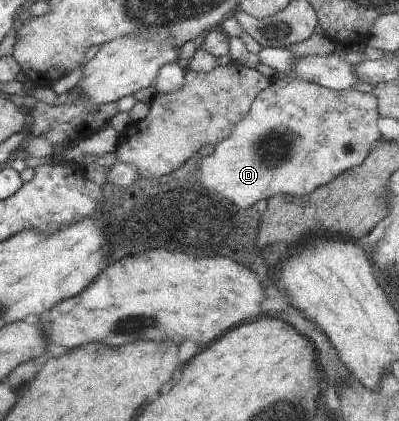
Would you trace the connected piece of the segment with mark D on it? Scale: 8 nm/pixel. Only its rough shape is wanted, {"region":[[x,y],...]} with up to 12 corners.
{"region":[[279,76],[196,179],[307,195],[381,139],[377,100]]}

